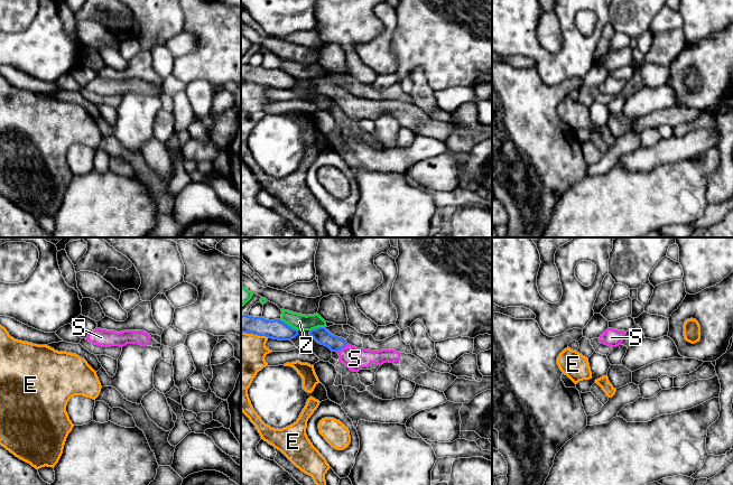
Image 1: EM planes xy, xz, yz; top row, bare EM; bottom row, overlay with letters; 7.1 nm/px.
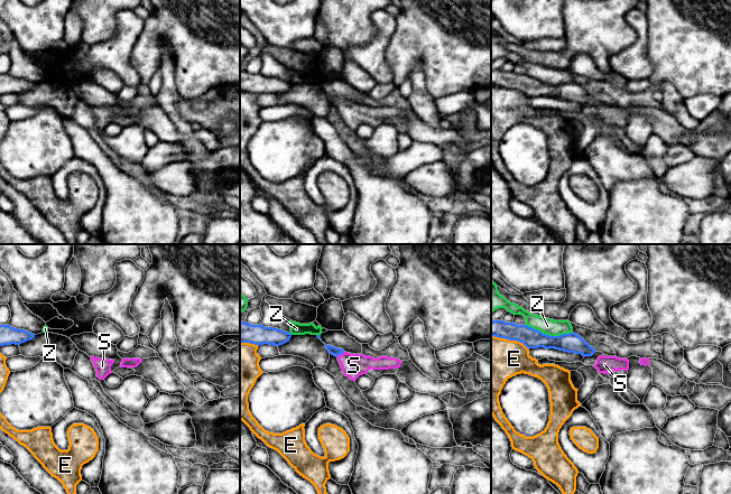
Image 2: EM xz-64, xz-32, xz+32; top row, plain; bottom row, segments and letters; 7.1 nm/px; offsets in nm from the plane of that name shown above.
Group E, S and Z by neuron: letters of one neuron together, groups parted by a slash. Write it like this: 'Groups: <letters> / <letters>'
Groups: E / S / Z

